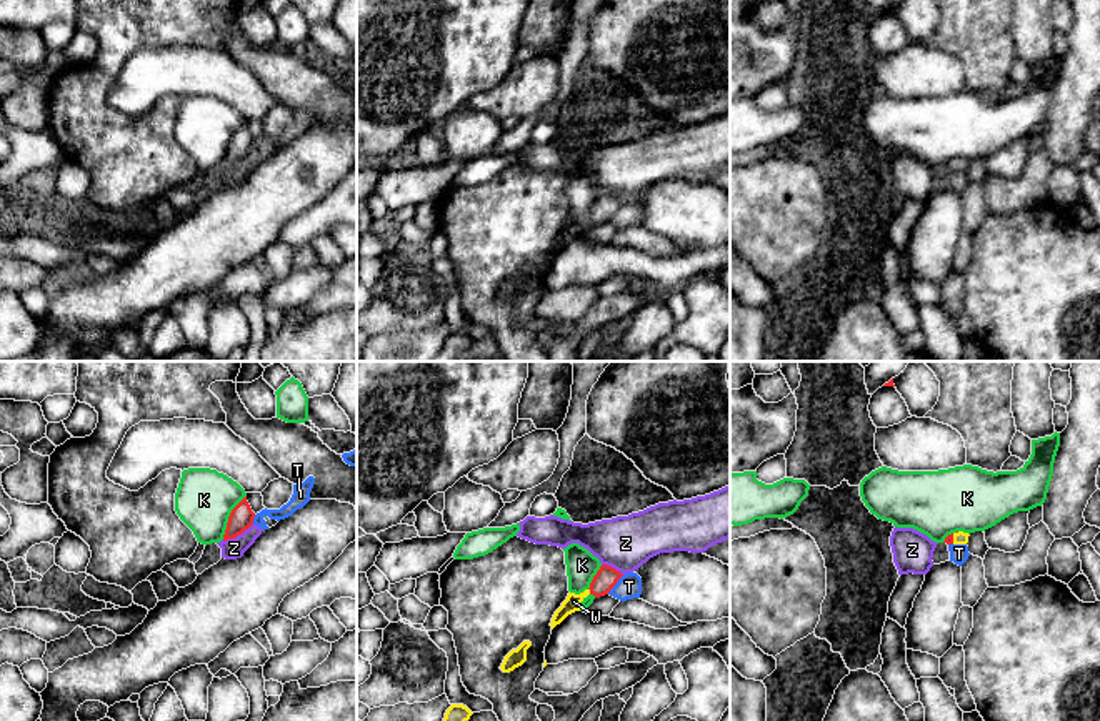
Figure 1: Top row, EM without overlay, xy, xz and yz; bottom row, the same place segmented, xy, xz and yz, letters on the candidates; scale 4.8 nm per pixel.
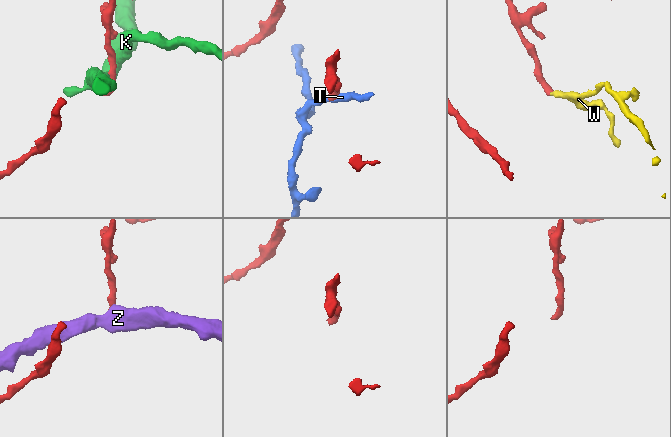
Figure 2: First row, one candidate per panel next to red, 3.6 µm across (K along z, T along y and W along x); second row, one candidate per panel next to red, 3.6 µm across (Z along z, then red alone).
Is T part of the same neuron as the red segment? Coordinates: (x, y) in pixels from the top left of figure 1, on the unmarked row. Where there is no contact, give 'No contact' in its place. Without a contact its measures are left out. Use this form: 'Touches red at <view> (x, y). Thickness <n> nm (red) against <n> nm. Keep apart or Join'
Touches red at xz (615, 210). Thickness 110 nm (red) against 120 nm. Keep apart

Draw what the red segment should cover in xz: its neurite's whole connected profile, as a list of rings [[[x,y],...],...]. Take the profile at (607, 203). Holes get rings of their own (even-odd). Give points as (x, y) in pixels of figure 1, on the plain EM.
[[[602,191],[597,201],[593,203],[590,215],[585,216],[580,221],[568,220],[567,226],[562,230],[562,233],[555,238],[552,245],[552,256],[560,251],[568,241],[580,238],[582,228],[588,223],[593,221],[595,225],[605,223],[610,220],[610,216],[617,211],[617,208],[623,201],[617,198],[612,193]]]

